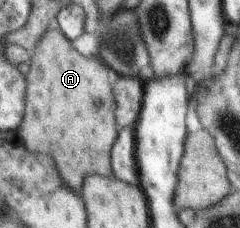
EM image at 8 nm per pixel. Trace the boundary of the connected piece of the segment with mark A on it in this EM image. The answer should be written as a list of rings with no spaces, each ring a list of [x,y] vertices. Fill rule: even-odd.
[[[48,28],[38,42],[31,57],[30,73],[26,75],[26,115],[18,129],[30,151],[50,151],[62,169],[62,179],[66,185],[80,192],[85,177],[98,173],[108,177],[113,173],[111,155],[119,129],[117,122],[117,98],[112,85],[116,71],[98,56],[86,57],[74,47],[74,43],[61,30]]]

